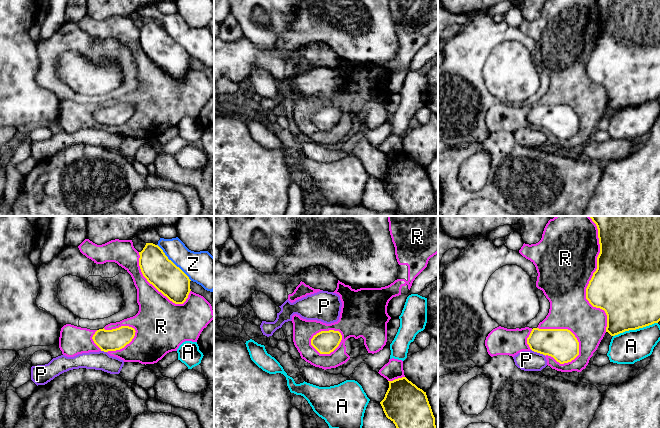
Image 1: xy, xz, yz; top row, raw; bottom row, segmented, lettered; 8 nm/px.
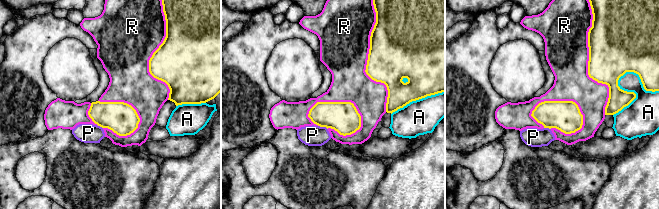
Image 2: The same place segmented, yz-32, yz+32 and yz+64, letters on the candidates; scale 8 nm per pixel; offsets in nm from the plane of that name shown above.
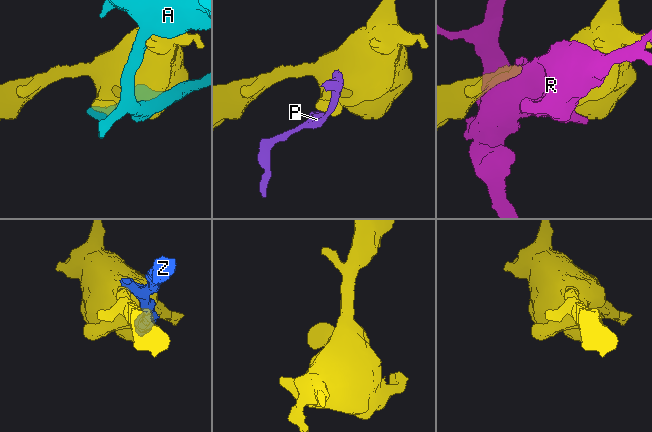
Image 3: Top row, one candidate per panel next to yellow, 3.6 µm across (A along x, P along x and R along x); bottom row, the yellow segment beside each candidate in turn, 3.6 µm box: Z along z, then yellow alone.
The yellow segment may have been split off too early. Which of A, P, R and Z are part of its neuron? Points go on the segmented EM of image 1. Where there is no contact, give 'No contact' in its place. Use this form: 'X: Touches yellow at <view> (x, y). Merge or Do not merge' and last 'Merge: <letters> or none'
A: Touches yellow at yz (635, 329). Do not merge
P: Touches yellow at yz (538, 352). Do not merge
R: Touches yellow at yz (592, 277). Do not merge
Z: Touches yellow at xy (172, 262). Do not merge
Merge: none

